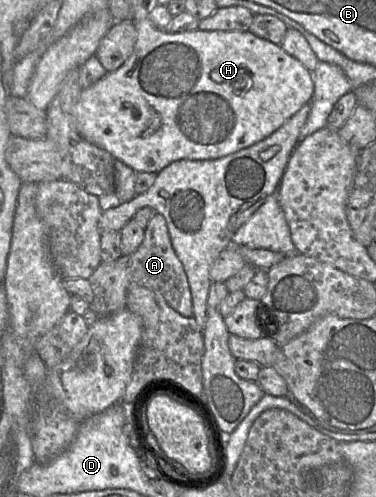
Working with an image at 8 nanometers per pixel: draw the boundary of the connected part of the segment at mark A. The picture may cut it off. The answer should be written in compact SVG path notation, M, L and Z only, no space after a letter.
M158 212L149 220L144 239L135 252L122 255L112 262L101 262L88 280L94 293L90 309L99 317L107 317L126 308L127 291L132 283L159 293L182 316L193 316L192 297L185 270L172 247L166 220Z

